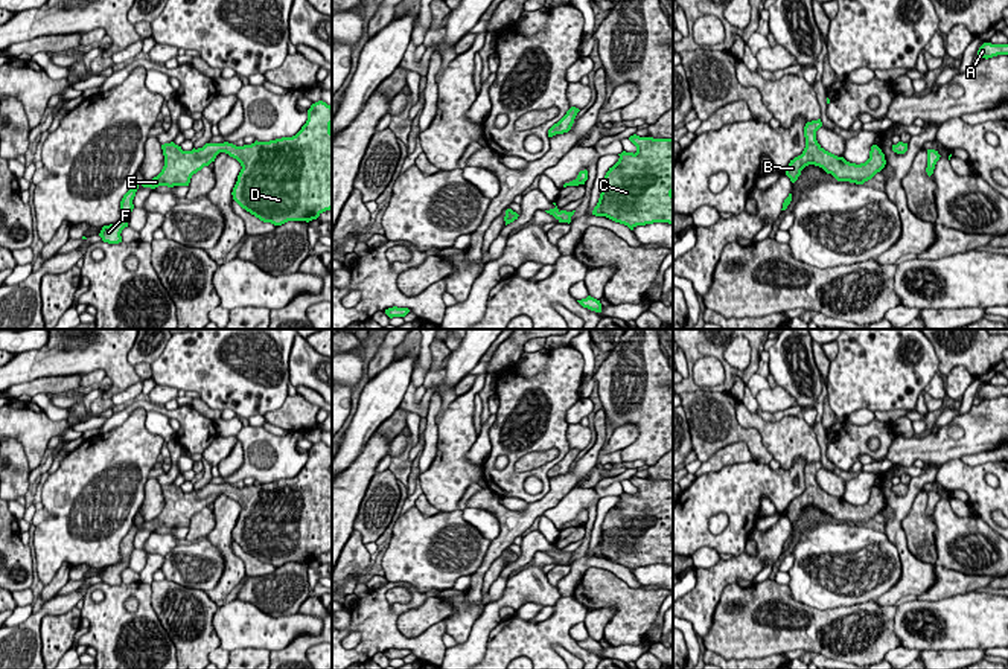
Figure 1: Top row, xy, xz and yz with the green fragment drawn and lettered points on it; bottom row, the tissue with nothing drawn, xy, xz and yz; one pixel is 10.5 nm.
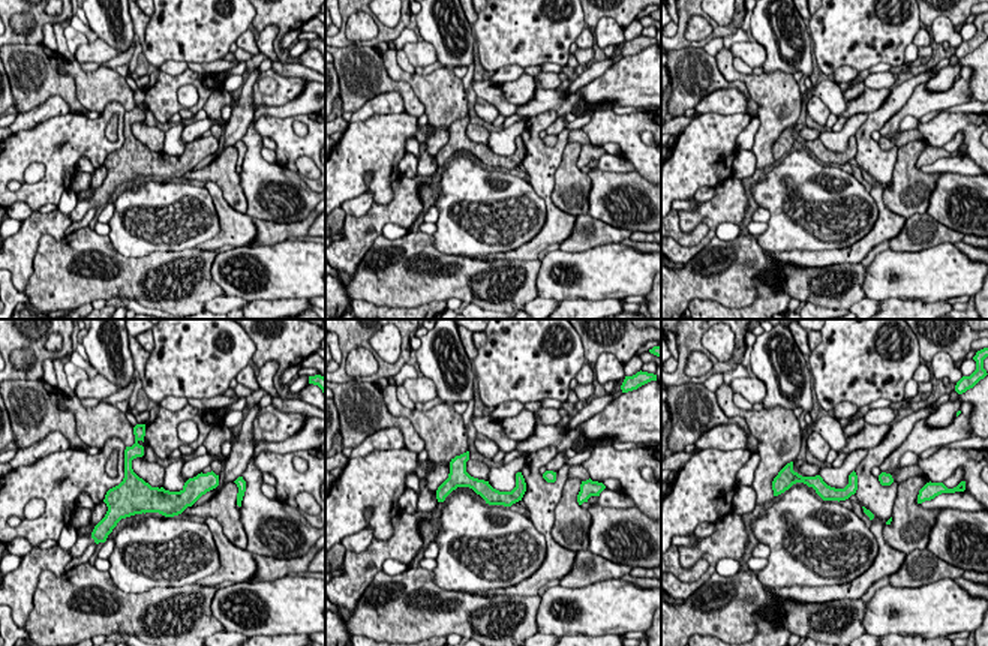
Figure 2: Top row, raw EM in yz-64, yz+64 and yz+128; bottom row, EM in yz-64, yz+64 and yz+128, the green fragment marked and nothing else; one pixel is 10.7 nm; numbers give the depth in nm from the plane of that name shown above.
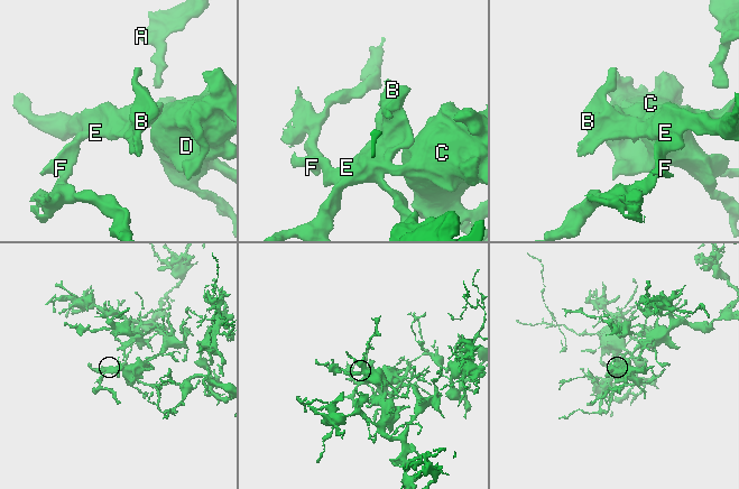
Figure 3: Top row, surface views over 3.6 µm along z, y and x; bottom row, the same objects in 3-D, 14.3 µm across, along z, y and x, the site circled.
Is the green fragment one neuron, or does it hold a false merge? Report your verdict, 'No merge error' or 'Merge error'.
No merge error

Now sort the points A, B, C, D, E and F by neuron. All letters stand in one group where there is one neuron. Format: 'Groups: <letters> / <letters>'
Groups: A B C D E F

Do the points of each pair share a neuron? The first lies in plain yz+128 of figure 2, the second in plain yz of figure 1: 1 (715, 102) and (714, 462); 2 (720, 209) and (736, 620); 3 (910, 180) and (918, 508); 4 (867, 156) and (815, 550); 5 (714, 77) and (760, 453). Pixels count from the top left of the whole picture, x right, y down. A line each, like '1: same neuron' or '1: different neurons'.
1: same neuron
2: different neurons
3: same neuron
4: different neurons
5: same neuron

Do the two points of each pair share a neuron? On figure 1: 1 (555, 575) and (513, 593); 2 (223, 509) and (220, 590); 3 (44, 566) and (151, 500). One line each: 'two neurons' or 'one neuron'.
1: two neurons
2: one neuron
3: two neurons

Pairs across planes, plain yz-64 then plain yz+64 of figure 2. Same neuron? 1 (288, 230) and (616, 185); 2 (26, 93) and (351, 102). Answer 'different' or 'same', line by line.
1: different
2: same

